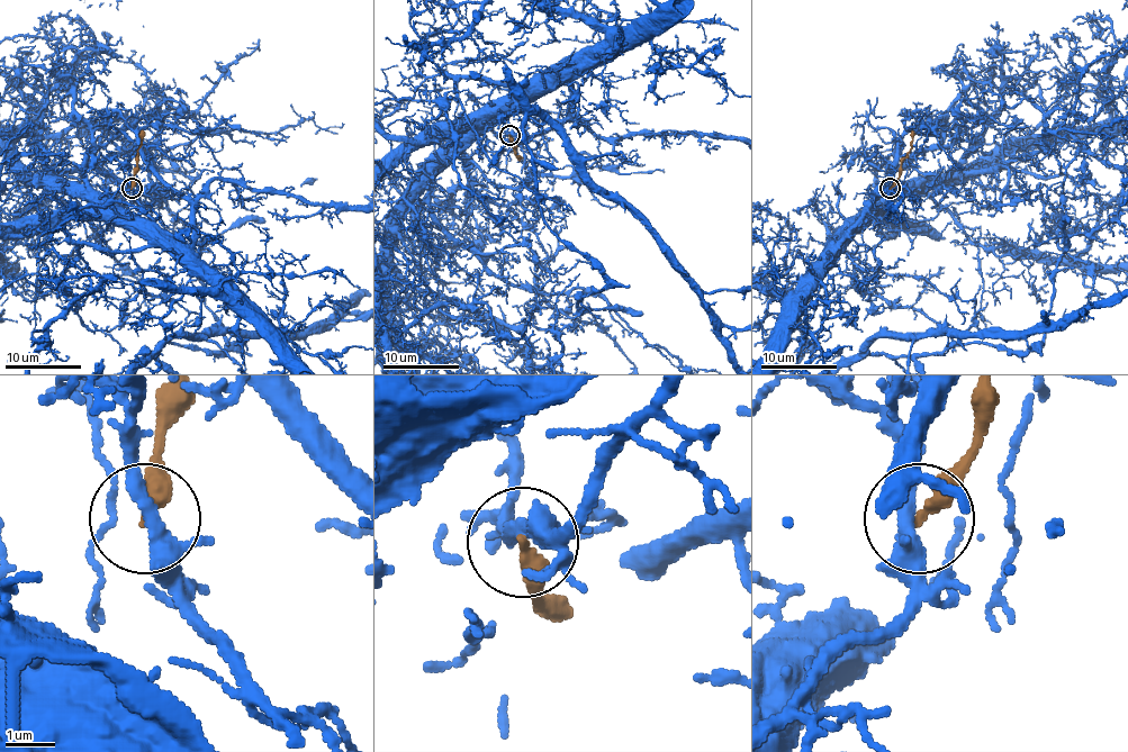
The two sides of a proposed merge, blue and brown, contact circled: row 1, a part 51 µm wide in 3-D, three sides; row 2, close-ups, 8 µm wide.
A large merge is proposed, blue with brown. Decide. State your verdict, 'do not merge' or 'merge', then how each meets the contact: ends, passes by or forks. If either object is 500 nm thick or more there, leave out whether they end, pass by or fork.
do not merge; blue forks there; brown ends there

